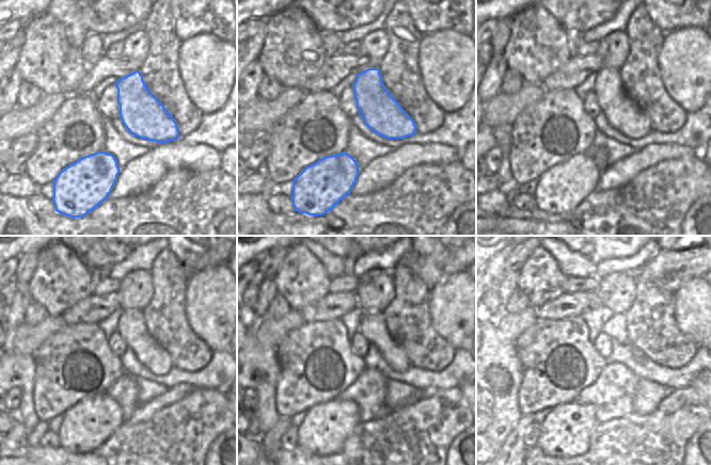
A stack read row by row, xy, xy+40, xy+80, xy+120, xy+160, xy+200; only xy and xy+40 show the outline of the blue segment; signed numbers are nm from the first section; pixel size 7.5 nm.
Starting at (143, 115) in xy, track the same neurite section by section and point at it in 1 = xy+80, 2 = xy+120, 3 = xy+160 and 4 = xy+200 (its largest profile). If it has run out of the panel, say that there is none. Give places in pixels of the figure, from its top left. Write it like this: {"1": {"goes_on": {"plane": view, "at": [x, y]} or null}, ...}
{"1": {"goes_on": {"plane": "xy+80", "at": [621, 112]}}, "2": {"goes_on": {"plane": "xy+120", "at": [131, 326]}}, "3": {"goes_on": {"plane": "xy+160", "at": [373, 326]}}, "4": {"goes_on": {"plane": "xy+200", "at": [615, 325]}}}

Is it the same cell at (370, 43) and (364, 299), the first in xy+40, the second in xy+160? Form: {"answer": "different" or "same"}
{"answer": "same"}

